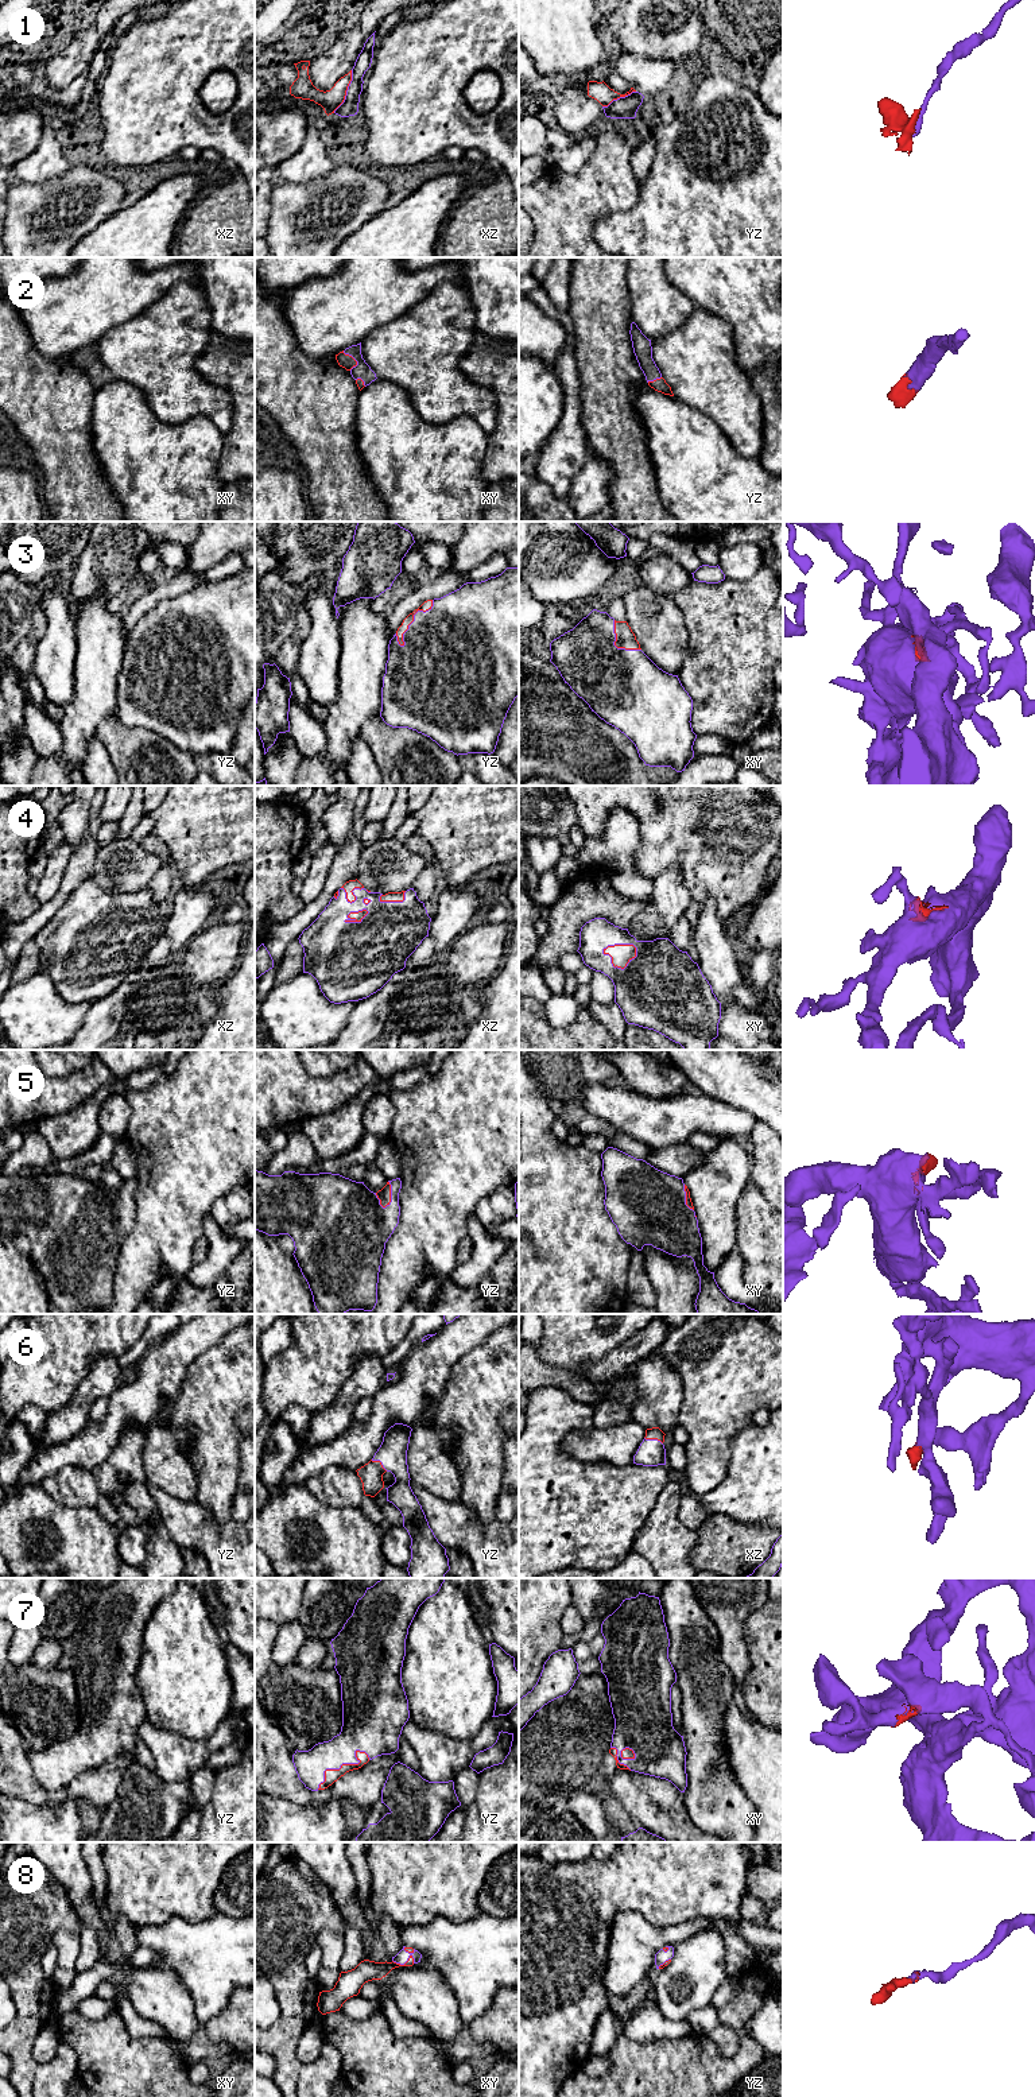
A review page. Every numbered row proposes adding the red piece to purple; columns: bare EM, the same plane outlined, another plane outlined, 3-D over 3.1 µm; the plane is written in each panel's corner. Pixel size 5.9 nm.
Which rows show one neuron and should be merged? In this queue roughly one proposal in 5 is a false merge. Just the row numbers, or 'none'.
2, 3, 4, 5, 6, 7, 8

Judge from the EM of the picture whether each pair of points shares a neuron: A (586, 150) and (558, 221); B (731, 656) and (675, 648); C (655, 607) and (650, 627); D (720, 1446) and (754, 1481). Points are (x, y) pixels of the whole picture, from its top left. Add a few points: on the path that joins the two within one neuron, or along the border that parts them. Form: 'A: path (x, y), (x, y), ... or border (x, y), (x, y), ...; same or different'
A: border (596, 142), (576, 171), (547, 167); different
B: border (683, 619), (687, 632), (687, 655), (677, 674); different
C: path (655, 612), (655, 621); same
D: border (743, 1427), (731, 1442), (728, 1470), (717, 1485); different

